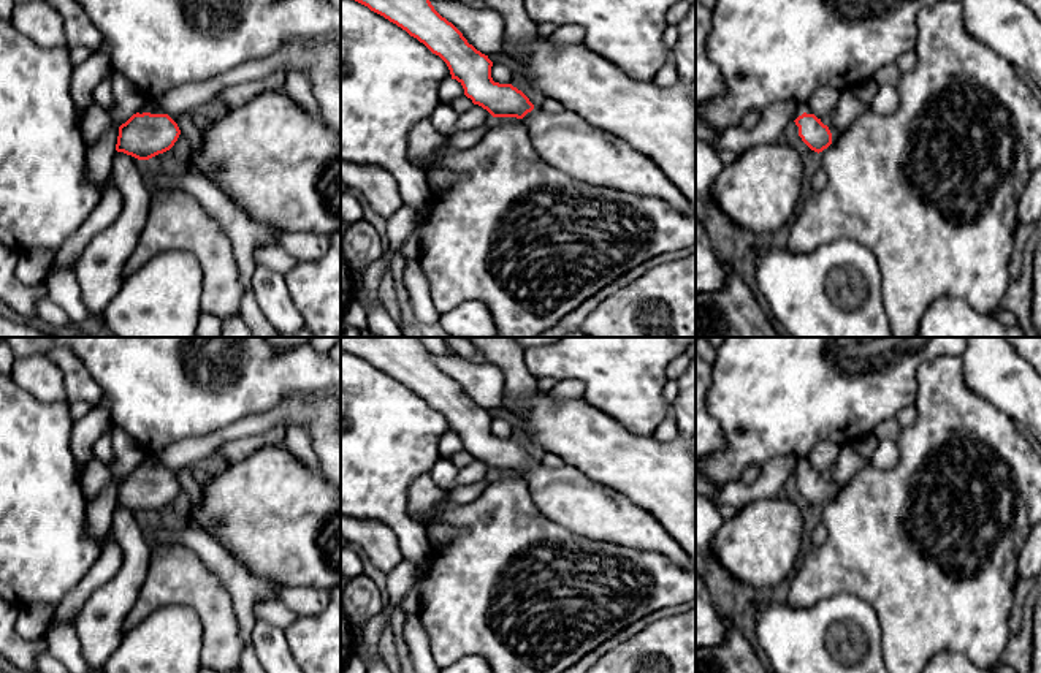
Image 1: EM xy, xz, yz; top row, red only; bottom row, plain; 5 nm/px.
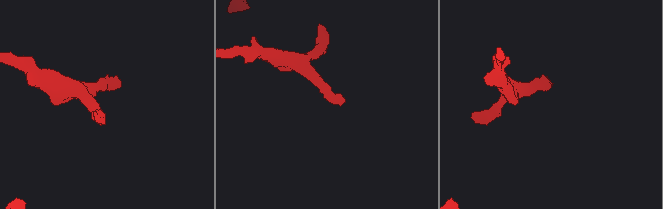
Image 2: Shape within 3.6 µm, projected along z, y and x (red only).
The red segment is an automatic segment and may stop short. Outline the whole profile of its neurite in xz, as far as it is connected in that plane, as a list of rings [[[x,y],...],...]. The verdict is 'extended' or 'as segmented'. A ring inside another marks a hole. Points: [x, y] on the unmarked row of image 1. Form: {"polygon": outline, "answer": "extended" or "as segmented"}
{"polygon": [[[341,337],[341,352],[368,361],[439,410],[447,418],[452,434],[456,434],[463,440],[464,450],[474,459],[482,461],[493,472],[523,473],[536,507],[551,521],[586,538],[658,553],[680,567],[692,568],[689,556],[665,527],[650,511],[634,504],[620,491],[593,481],[569,464],[558,469],[547,467],[542,461],[534,461],[512,439],[494,437],[491,432],[493,416],[488,410],[469,399],[463,388],[434,364],[429,352],[418,337]]], "answer": "extended"}

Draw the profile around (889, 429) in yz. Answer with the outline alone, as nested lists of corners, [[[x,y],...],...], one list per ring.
[[[887,418],[875,428],[873,434],[876,435],[879,442],[881,440],[898,440],[900,431],[902,431],[902,426],[897,421],[897,418]]]

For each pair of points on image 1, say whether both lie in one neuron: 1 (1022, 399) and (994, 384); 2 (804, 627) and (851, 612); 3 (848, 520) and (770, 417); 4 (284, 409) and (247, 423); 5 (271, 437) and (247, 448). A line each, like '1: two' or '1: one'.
1: one
2: one
3: two
4: one
5: one

